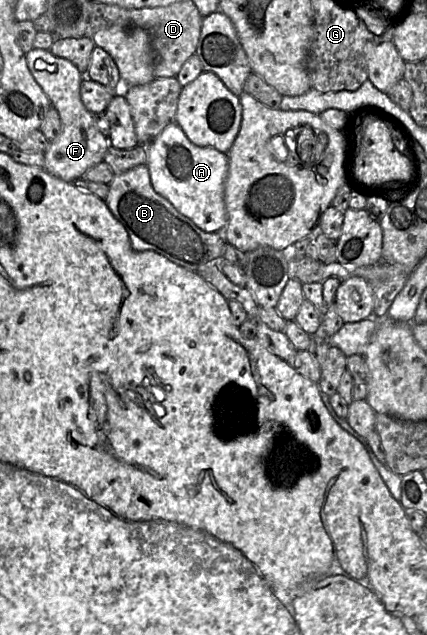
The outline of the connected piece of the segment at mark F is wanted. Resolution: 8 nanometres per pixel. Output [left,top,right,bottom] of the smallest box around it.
[26,48,110,182]

